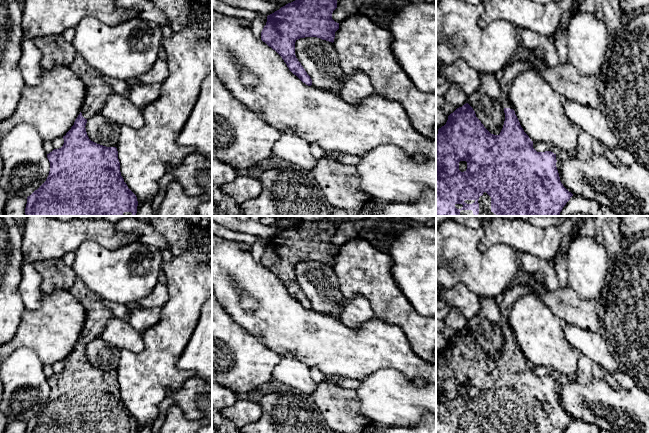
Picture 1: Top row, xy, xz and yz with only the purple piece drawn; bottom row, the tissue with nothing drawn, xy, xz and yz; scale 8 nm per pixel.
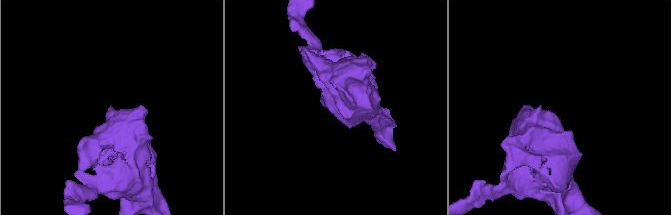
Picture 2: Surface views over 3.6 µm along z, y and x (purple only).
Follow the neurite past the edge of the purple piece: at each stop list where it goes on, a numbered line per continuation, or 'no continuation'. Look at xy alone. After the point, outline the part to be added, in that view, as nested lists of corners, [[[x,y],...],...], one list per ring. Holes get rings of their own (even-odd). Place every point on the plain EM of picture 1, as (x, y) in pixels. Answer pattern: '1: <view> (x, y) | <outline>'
1: xy (97, 314) | [[[76,278],[69,290],[70,294],[79,301],[86,312],[86,320],[81,332],[82,340],[89,343],[100,338],[108,321],[115,315],[102,303],[102,298]]]

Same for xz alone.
no continuation

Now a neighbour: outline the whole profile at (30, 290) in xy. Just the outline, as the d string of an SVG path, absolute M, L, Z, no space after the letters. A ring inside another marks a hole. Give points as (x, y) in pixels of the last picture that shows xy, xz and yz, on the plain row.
M32 263L22 266L22 278L19 284L19 294L27 309L38 309L42 305L42 278Z

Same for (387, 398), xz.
M395 369L368 375L356 393L361 414L377 426L412 427L425 413L436 418L436 385L413 382Z

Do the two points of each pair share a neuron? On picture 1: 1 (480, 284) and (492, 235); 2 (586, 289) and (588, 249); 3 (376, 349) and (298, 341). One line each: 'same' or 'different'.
1: different
2: same
3: same

